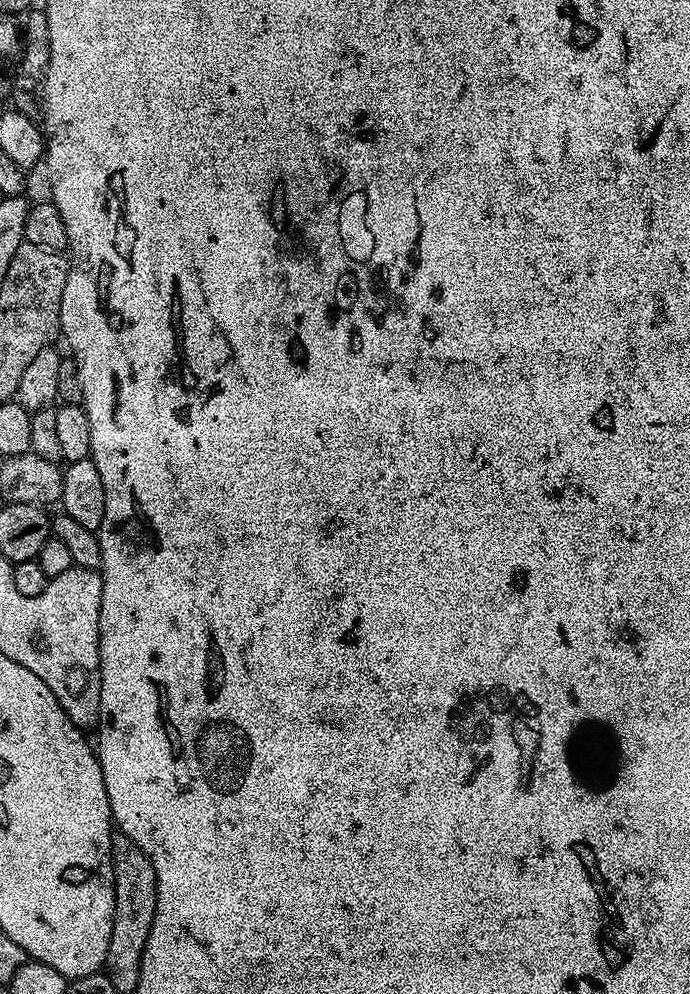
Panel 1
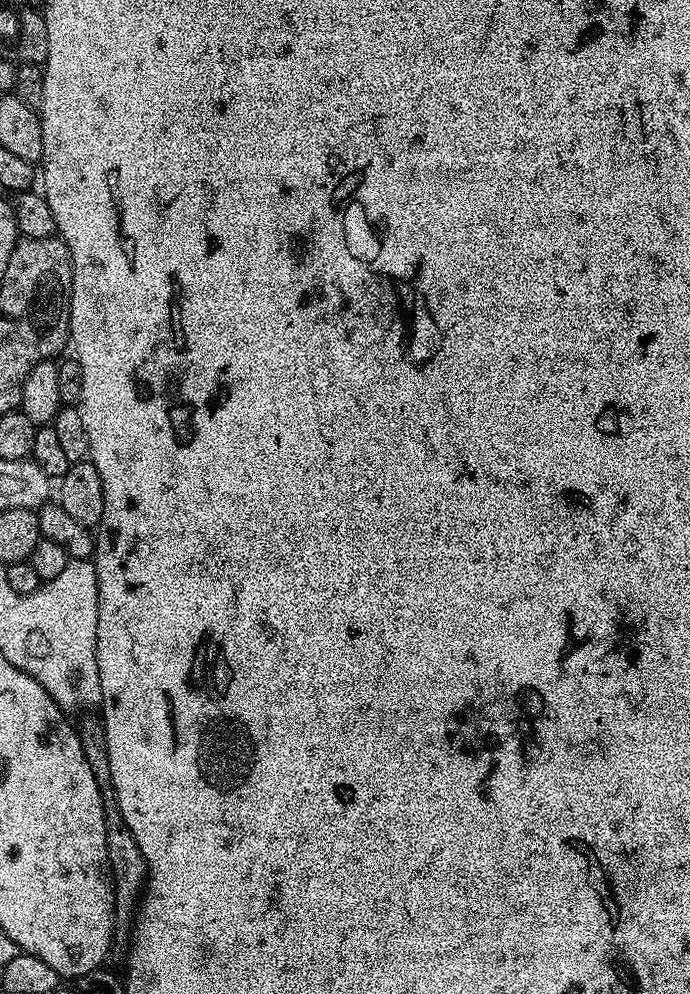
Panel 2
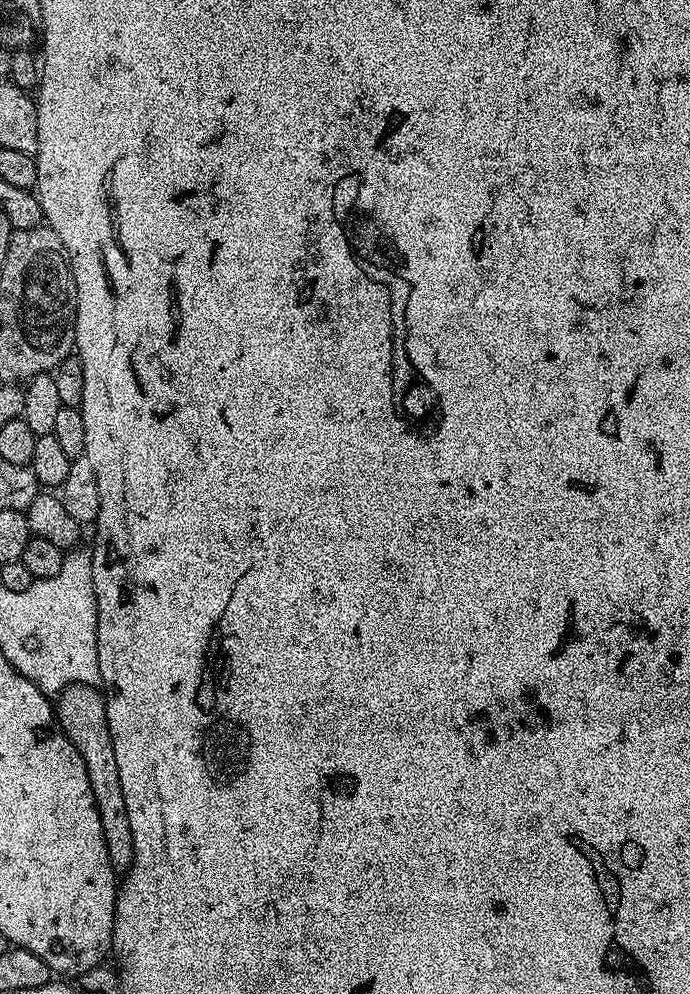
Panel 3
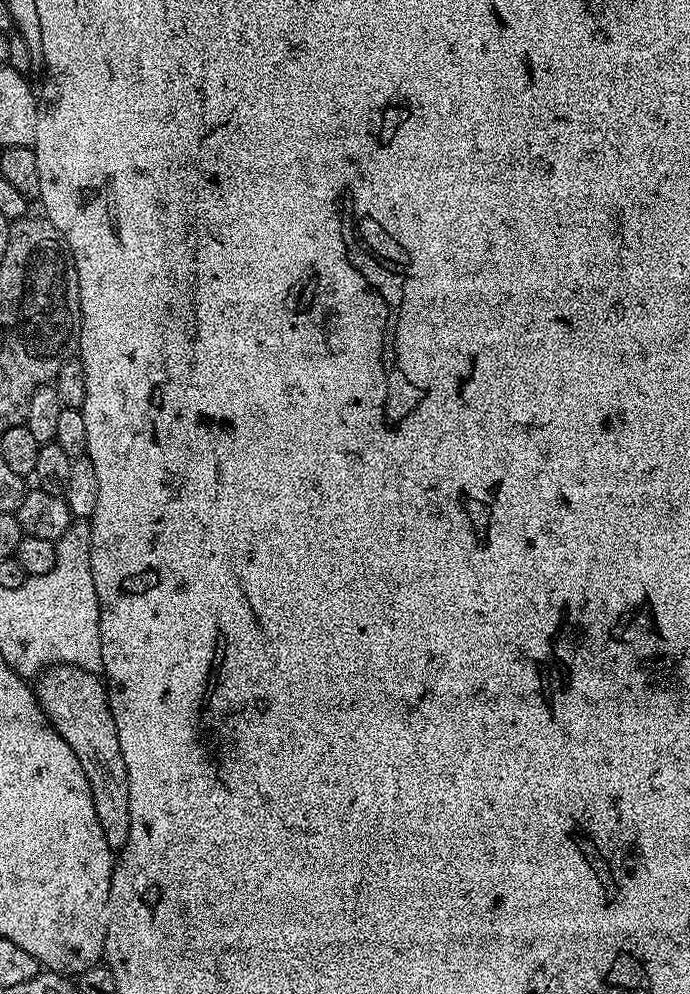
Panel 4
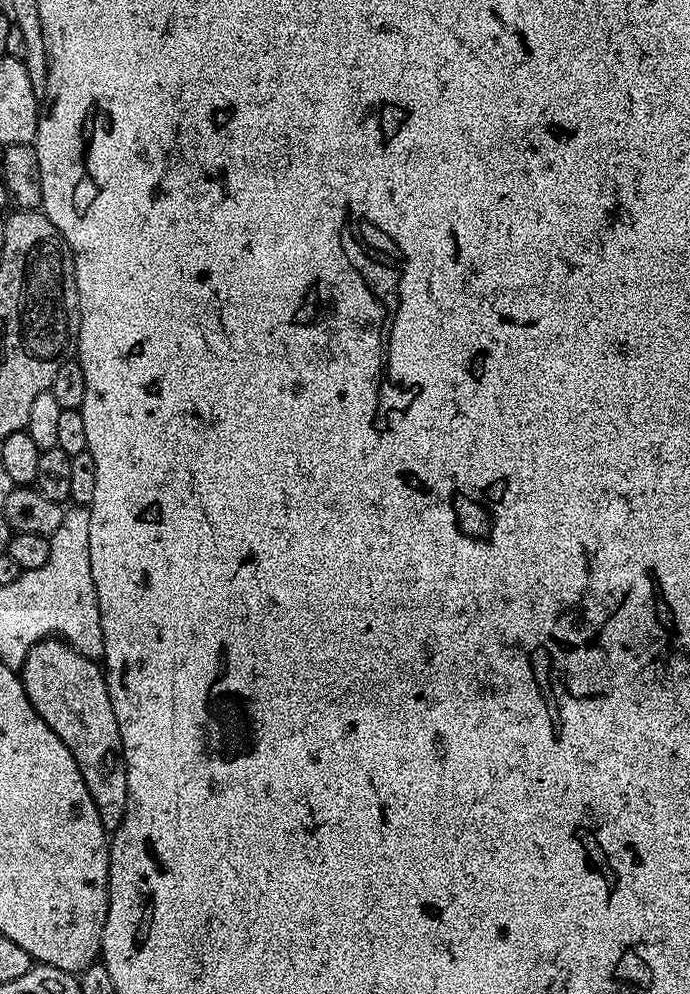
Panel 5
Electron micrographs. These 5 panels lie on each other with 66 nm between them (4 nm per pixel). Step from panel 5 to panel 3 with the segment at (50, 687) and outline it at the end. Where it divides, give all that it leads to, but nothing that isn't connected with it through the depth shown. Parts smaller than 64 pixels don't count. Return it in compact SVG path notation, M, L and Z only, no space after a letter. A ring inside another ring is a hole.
M71 684L55 697L54 711L60 729L66 734L66 738L70 738L70 742L86 762L90 790L94 794L112 867L127 870L132 867L134 842L130 834L130 818L126 814L126 798L122 798L122 778L118 778L118 762L114 758L114 742L110 738L103 691L91 684Z

